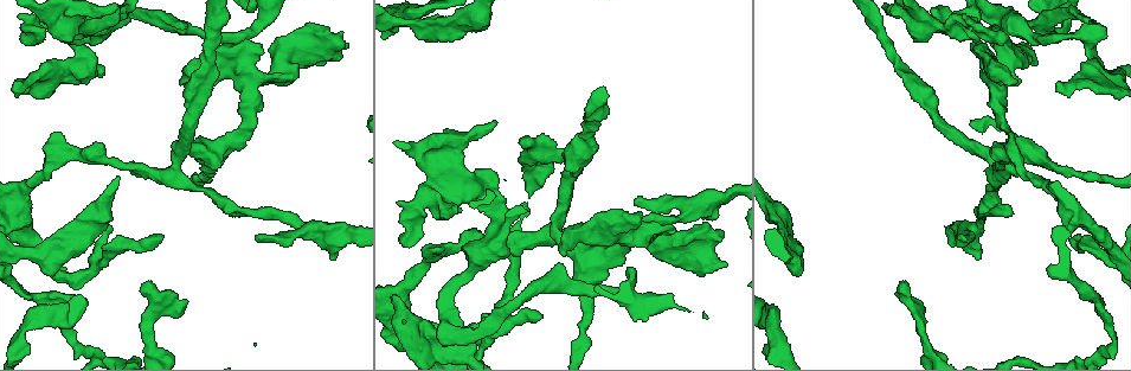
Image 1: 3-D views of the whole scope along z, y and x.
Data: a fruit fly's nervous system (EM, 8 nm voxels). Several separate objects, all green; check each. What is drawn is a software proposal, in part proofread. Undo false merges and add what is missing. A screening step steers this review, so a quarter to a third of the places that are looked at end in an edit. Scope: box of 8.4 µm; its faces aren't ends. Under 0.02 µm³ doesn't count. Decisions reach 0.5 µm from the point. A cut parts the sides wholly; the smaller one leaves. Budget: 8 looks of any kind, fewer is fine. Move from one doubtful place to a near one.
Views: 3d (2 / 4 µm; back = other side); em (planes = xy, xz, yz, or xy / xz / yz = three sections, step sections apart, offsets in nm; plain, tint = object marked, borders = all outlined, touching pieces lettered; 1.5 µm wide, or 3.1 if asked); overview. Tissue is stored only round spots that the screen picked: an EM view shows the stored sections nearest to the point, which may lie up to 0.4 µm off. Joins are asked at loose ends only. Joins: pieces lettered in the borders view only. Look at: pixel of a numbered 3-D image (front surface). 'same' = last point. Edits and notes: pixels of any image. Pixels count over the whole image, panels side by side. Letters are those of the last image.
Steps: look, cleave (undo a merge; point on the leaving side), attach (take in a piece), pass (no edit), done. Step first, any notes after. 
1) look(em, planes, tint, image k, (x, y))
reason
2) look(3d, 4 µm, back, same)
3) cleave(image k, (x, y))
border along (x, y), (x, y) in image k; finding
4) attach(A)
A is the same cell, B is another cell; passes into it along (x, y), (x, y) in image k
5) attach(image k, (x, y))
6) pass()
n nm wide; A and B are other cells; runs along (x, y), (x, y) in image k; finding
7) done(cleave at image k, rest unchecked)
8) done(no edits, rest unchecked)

look(3d, 2 µm, image 1, (1082, 35))
abrupt turn

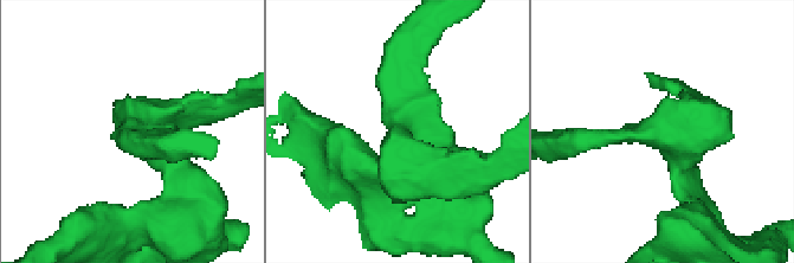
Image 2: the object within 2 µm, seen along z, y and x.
look(em, xz, step 4, tint, image 2, (398, 131))
4 arms

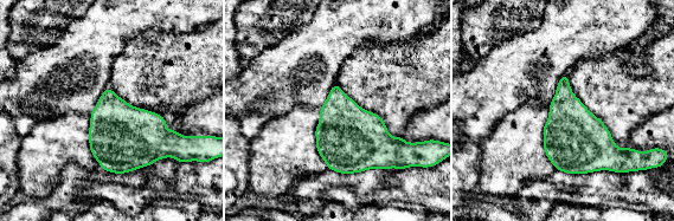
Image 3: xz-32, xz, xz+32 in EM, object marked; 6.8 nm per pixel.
look(em, planes, borders, same)

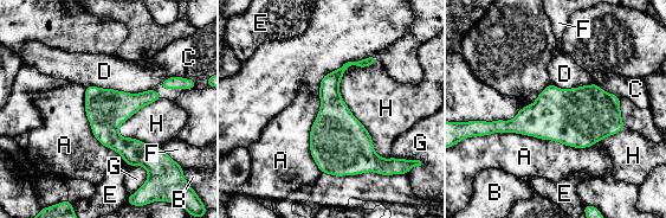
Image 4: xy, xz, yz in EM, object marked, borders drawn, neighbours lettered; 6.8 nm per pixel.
pass()
260 nm wide; A, B, C, D, E, F, G and H are other cells; border along (375, 58), (340, 96), (387, 159) in image 4; one neuron here

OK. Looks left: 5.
look(3d, 4 µm, image 1, (566, 254))
free end

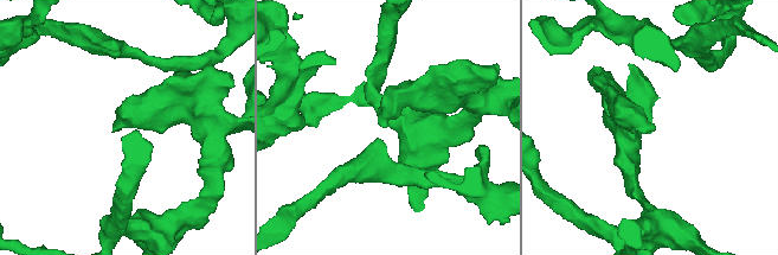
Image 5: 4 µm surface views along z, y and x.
look(em, planes, borders, image 5, (652, 129))

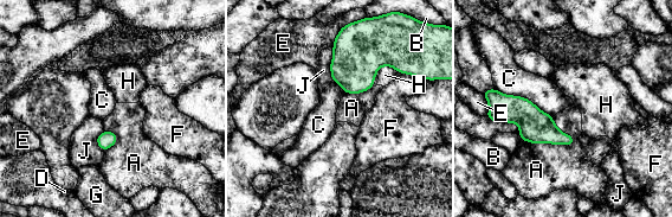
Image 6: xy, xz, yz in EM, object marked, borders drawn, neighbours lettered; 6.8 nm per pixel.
pass()
A, B, C, D, E, F, G, H and J are other cells; border along (574, 138), (570, 145), (521, 140) in image 6; no lettered piece goes on from it

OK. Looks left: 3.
look(em, yz, step 4, plain, image 1, (979, 257))
free end

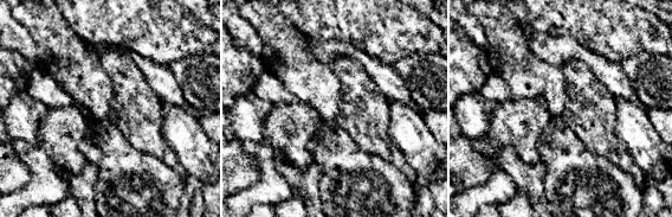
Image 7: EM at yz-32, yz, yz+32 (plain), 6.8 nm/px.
look(em, yz, step 4, tint, same)
where the object lies

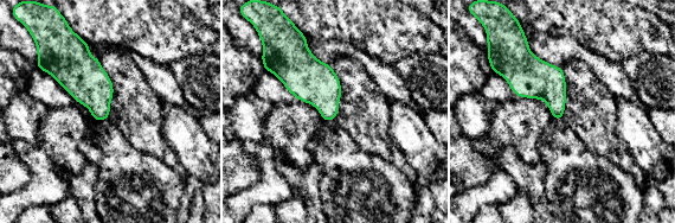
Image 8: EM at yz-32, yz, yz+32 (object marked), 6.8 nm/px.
look(em, yz, step 4, borders, same)

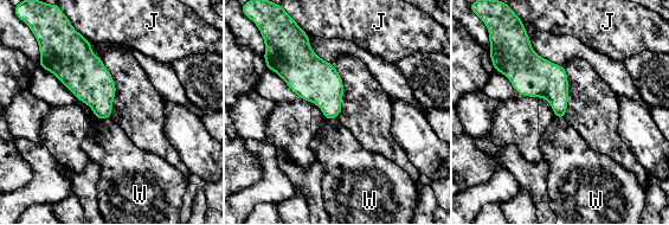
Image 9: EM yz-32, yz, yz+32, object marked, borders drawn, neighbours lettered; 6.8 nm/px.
pass()
J and W are other cells; no lettered piece goes on from it

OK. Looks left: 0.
done(no edits, rest unchecked)

